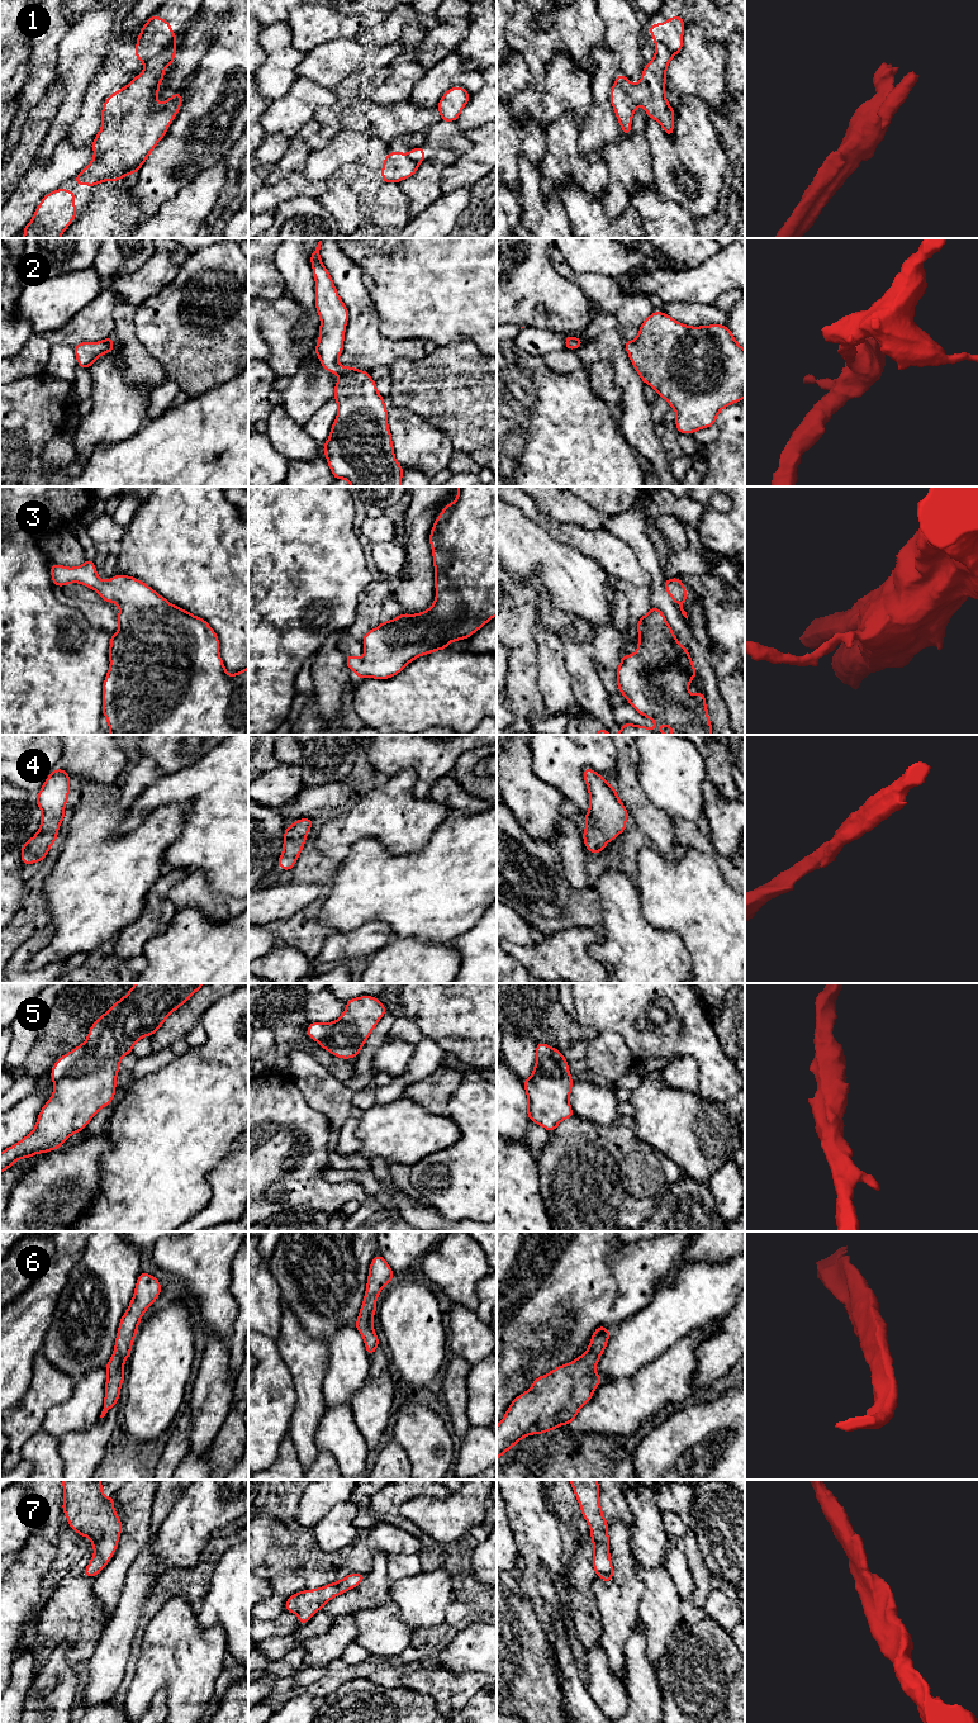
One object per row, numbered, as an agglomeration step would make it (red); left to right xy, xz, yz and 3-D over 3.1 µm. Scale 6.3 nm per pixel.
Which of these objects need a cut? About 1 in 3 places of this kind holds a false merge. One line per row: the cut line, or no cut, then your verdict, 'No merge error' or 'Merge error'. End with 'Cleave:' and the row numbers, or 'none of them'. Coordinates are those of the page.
1: Split along xy (175, 39), (146, 63). Merge error
2: No split. No merge error
3: No split. No merge error
4: No split. No merge error
5: No split. No merge error
6: No split. No merge error
7: No split. No merge error
Cleave: 1

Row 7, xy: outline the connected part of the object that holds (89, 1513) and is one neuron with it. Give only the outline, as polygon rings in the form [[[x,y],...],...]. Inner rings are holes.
[[[62,1480],[63,1485],[63,1505],[62,1511],[66,1514],[68,1525],[80,1534],[89,1537],[91,1547],[95,1549],[84,1575],[95,1577],[113,1557],[118,1548],[119,1534],[123,1530],[123,1524],[114,1510],[113,1495],[105,1497],[103,1495],[103,1484],[100,1480]]]

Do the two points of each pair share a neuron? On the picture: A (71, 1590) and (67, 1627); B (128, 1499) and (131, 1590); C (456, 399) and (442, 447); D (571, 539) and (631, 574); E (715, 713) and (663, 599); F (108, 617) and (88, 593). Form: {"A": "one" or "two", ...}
{"A": "one", "B": "two", "C": "two", "D": "one", "E": "one", "F": "two"}

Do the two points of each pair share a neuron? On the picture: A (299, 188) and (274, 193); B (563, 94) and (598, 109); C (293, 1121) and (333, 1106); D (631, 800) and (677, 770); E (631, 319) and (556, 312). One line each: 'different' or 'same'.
A: same
B: different
C: different
D: different
E: different

